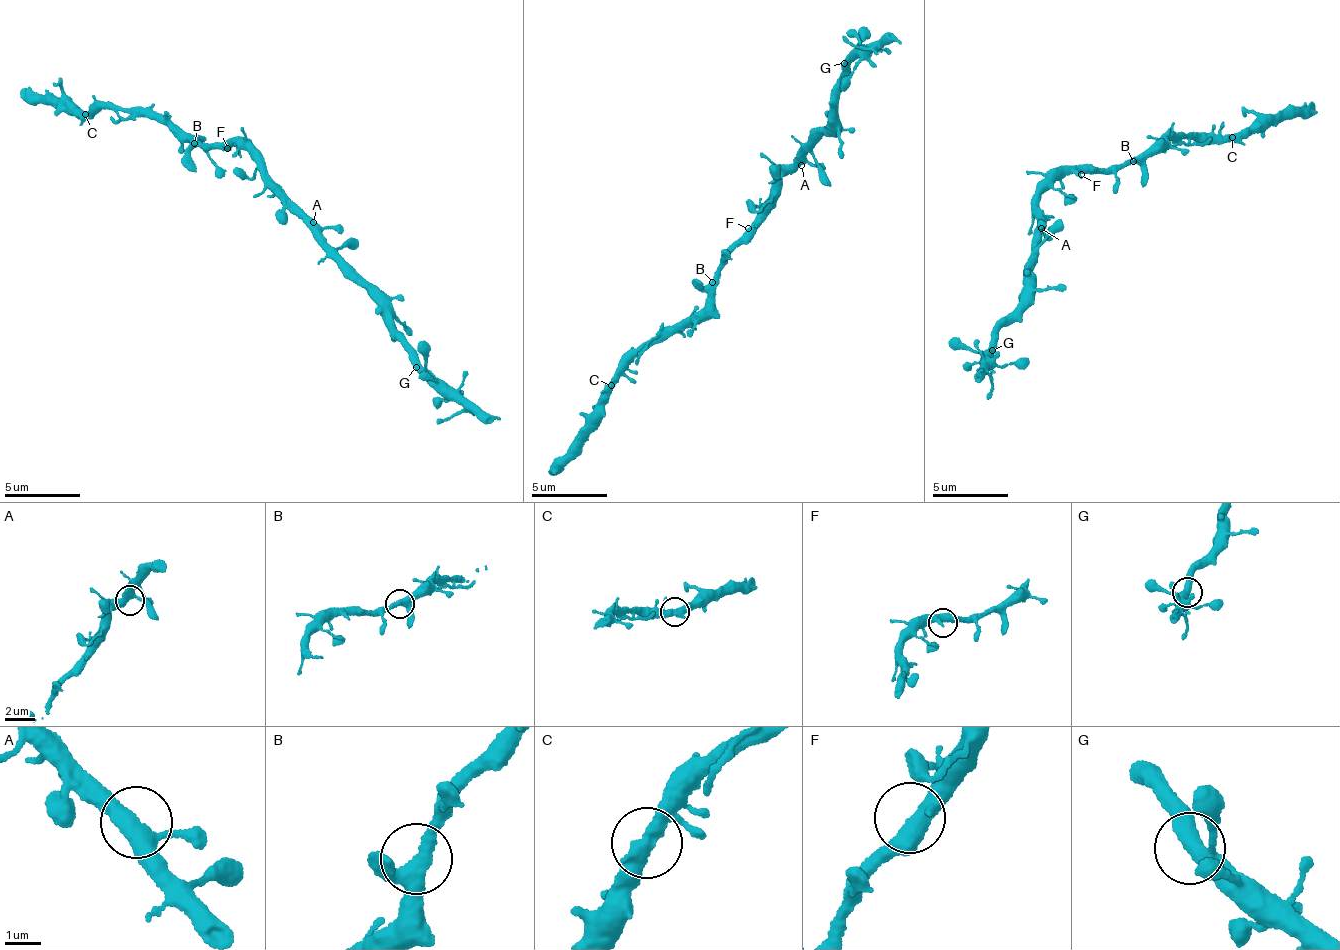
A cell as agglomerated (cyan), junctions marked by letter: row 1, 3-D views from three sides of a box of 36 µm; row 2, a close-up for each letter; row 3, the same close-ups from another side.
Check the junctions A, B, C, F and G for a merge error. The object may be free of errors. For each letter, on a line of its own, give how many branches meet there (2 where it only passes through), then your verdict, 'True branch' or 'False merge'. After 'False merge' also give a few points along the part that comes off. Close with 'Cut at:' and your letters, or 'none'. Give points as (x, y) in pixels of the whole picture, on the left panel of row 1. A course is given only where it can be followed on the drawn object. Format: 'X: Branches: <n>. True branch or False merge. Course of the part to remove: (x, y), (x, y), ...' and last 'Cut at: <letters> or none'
A: Branches: 3. True branch
B: Branches: 3. True branch
C: Branches: 3. True branch
F: Branches: 3. True branch
G: Branches: 3. True branch
Cut at: none

